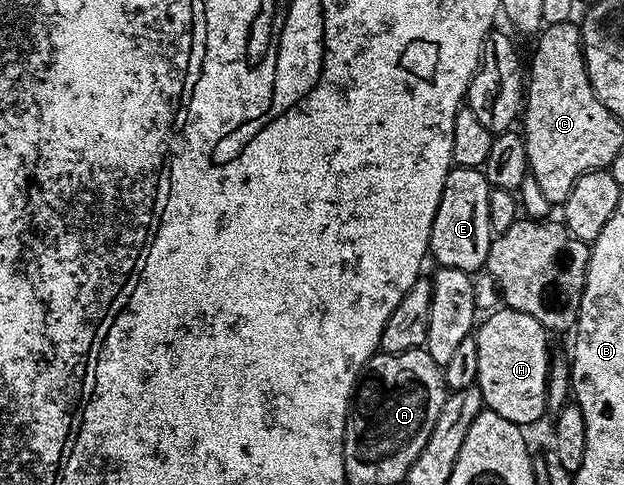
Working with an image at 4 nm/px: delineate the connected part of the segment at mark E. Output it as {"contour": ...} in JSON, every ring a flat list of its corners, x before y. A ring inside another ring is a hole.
{"contour":[[450,166,429,238,429,255,437,258,436,262,440,266,470,273,477,273,477,270,480,272,484,268,489,244,493,242,494,236,489,229,487,209,490,190,484,170]]}

